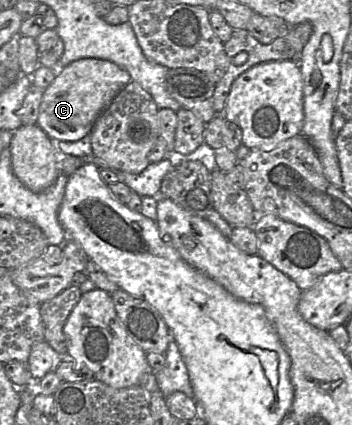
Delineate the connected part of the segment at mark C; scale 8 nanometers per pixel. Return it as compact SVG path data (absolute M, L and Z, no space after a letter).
M82 58L56 69L54 81L45 89L39 108L37 125L51 140L78 141L90 134L101 113L115 96L131 81L130 74L112 61L99 58Z

